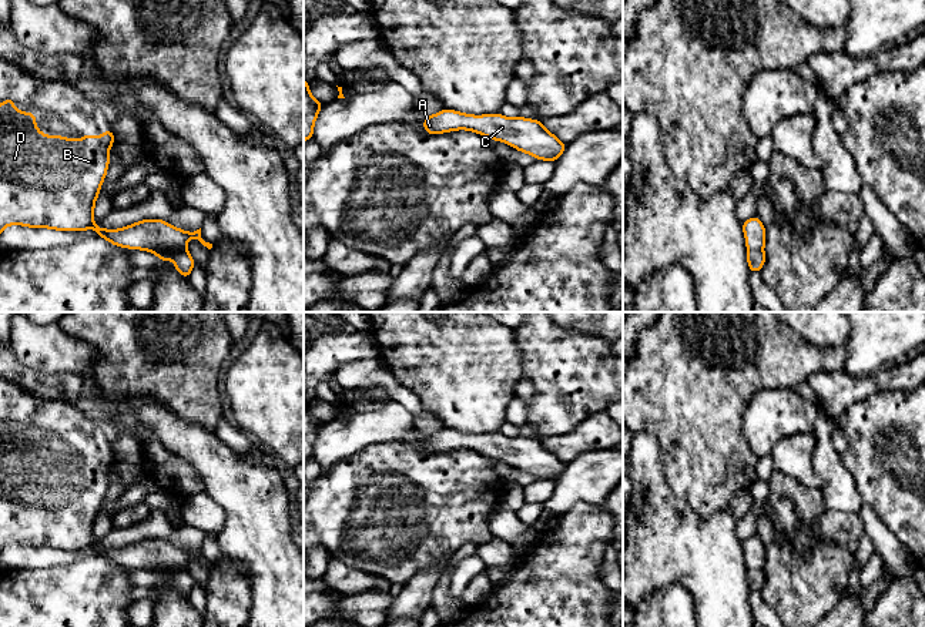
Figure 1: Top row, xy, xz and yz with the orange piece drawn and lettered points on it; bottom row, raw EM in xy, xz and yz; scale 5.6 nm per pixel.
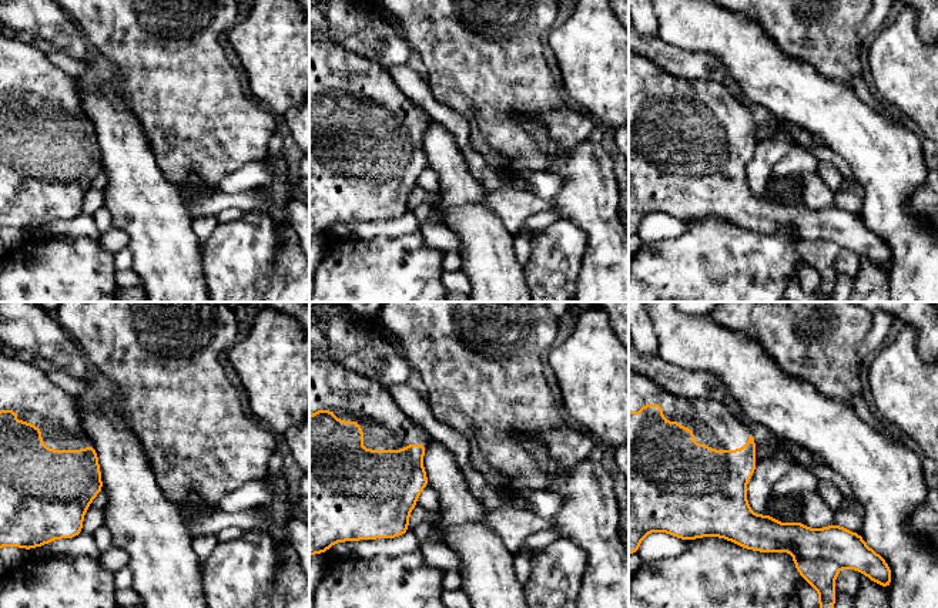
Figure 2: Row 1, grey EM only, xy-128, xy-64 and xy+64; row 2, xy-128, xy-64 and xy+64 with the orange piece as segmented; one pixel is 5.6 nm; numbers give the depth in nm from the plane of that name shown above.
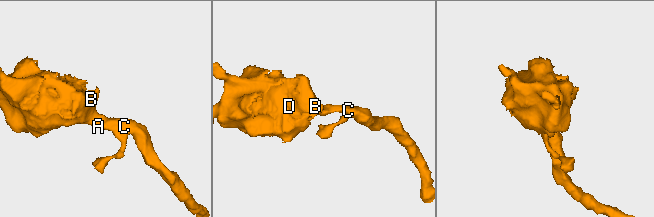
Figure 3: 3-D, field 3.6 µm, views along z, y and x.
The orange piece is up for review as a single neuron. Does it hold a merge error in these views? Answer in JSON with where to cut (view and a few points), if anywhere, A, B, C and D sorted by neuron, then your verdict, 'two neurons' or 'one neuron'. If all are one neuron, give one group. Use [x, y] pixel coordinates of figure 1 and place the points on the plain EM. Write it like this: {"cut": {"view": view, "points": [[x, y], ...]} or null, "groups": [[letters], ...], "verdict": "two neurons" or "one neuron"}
{"cut": null, "groups": [["A", "B", "C", "D"]], "verdict": "one neuron"}

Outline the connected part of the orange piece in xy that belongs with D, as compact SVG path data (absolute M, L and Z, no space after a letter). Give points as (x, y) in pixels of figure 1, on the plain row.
M11 416L3 420L0 423L0 551L13 543L58 550L95 549L100 557L120 567L144 569L154 571L160 580L171 579L175 589L188 598L195 580L187 570L187 559L197 557L208 571L217 566L217 561L205 561L201 557L201 547L194 551L187 551L161 539L144 539L121 549L103 549L94 543L94 523L107 493L110 483L108 470L114 462L113 449L105 449L100 456L83 455L80 460L73 457L67 459L61 455L43 455L36 446L34 432L20 432L13 425Z

